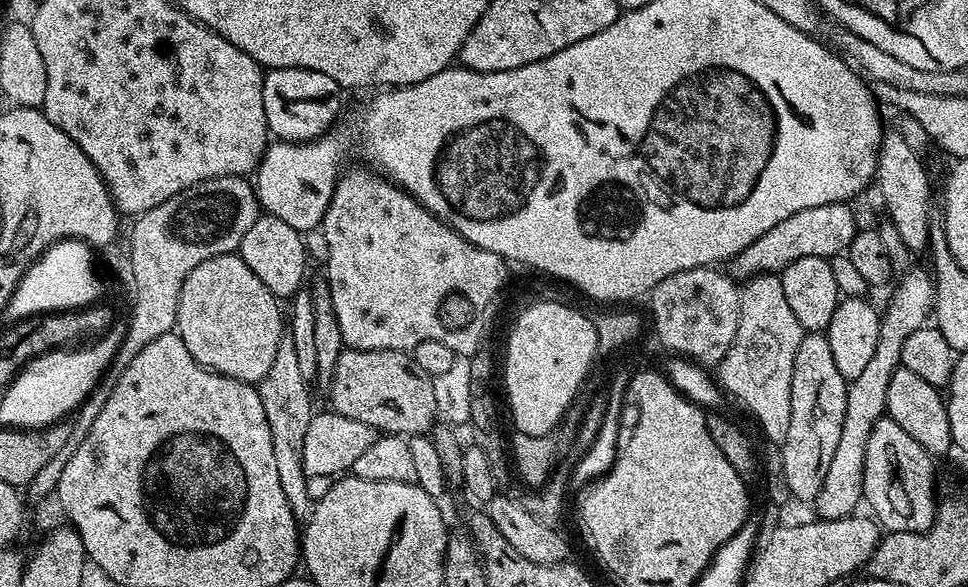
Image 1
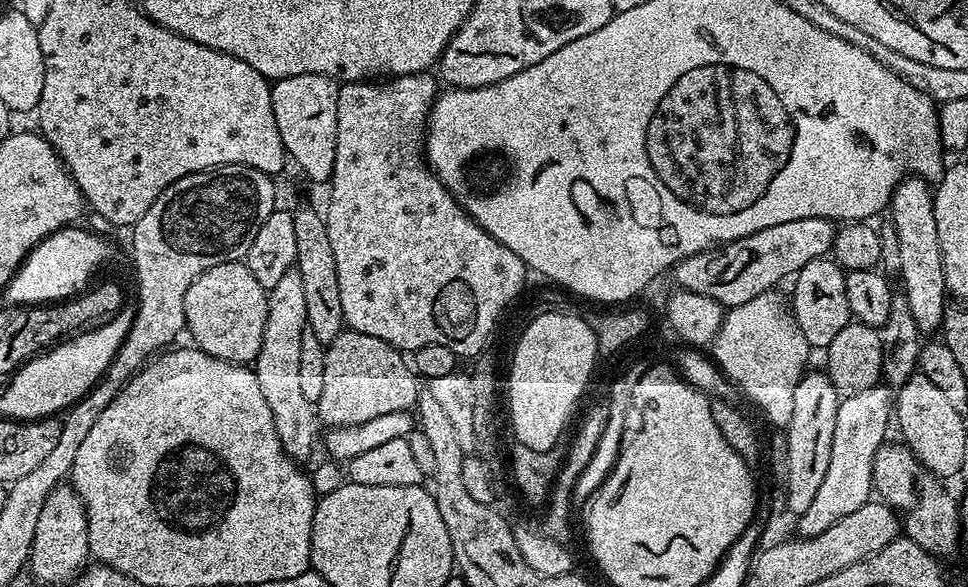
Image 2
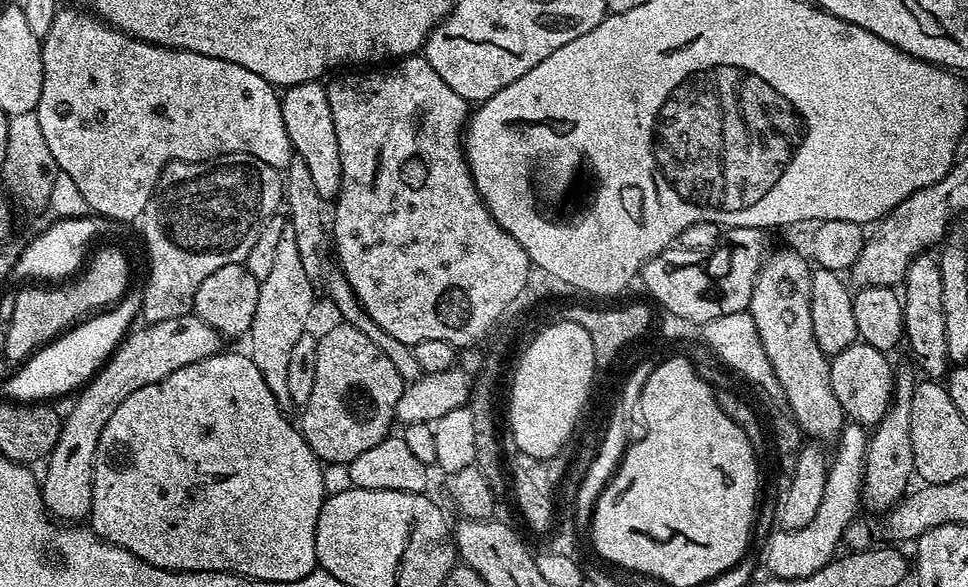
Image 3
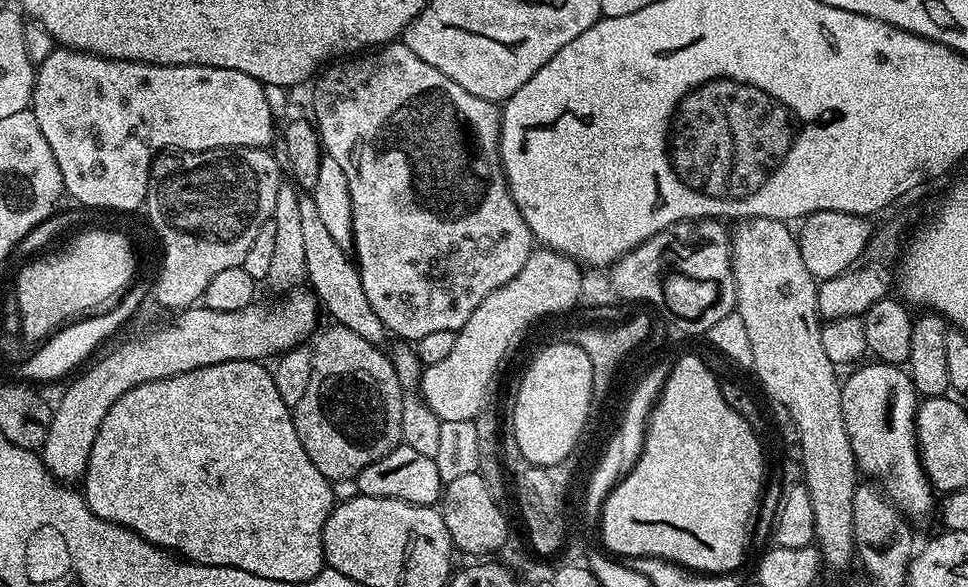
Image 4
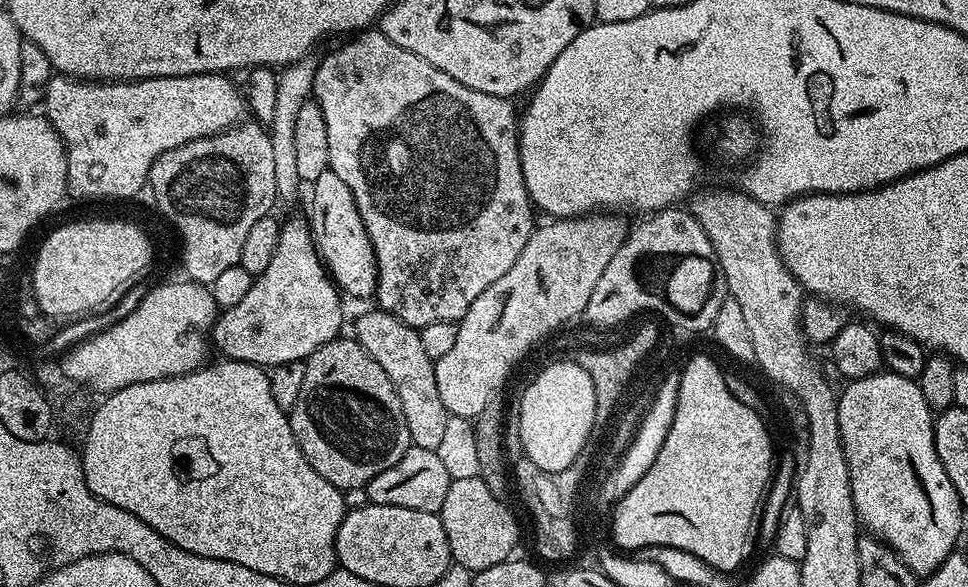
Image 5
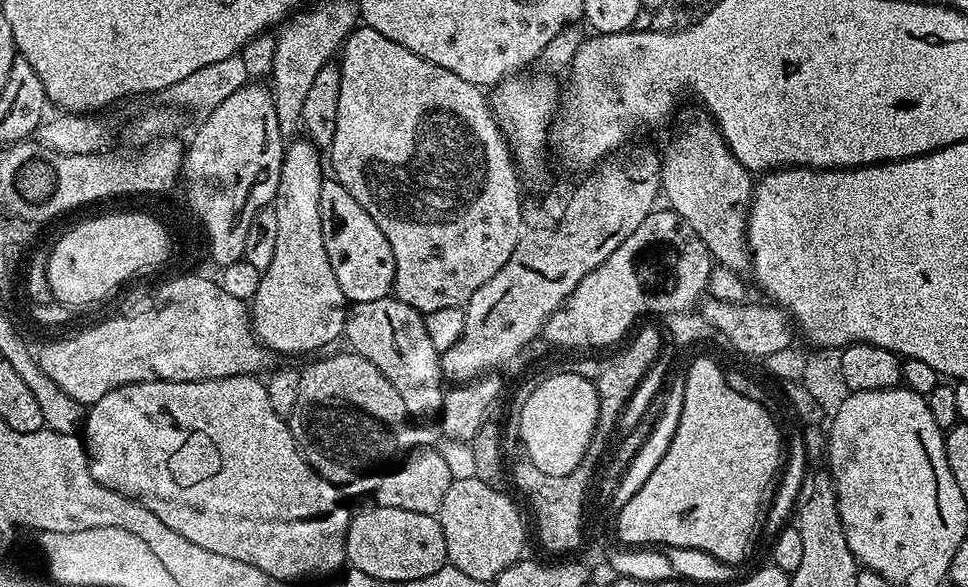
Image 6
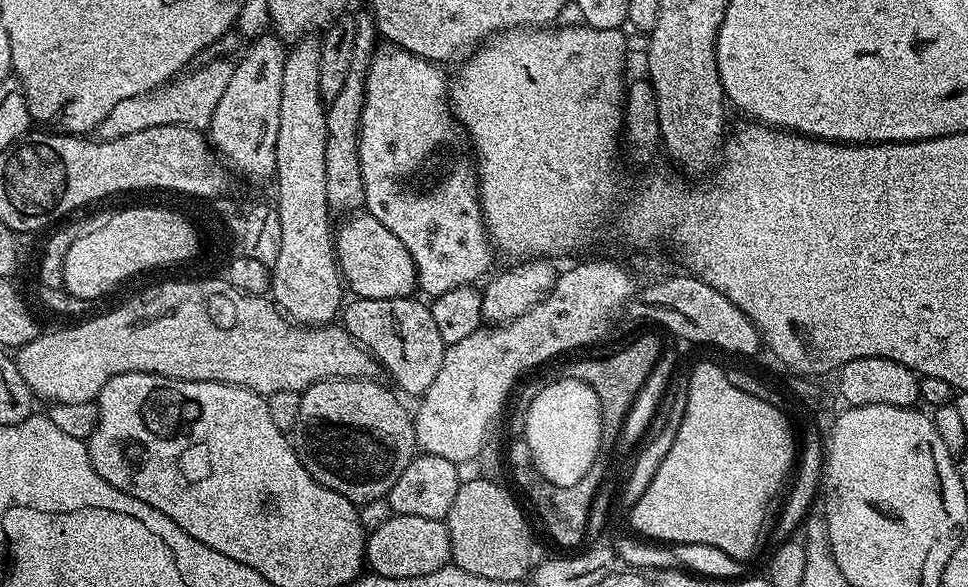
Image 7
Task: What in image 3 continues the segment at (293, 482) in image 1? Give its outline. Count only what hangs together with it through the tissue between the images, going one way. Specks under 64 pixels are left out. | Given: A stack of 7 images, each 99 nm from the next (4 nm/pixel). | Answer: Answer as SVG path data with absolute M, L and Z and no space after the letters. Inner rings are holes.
M284 230L276 240L276 249L272 252L268 273L260 280L258 304L250 329L250 355L254 366L258 366L262 378L266 378L266 386L270 386L274 398L281 406L292 404L286 384L286 372L295 343L306 335L307 328L304 327L307 326L308 315L312 312L312 284L313 277L308 276L302 266L294 234L290 230Z

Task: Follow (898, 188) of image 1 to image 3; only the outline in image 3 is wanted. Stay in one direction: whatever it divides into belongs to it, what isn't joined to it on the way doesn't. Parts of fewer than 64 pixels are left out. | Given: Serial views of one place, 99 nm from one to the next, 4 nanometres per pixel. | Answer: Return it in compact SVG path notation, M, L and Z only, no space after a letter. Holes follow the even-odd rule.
M935 255L915 256L904 275L902 285L904 305L904 336L918 367L928 378L940 378L947 373L950 361L946 354L946 318L942 314L942 274Z

